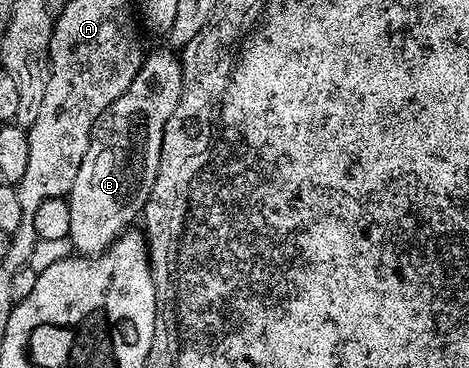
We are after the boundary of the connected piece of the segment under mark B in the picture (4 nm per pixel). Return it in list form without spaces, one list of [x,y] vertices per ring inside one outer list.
[[[162,47],[144,55],[141,70],[137,70],[137,78],[129,82],[129,90],[125,90],[117,102],[108,106],[91,128],[89,150],[85,150],[81,170],[77,170],[77,179],[73,181],[66,197],[69,202],[69,239],[78,255],[97,256],[104,252],[118,236],[134,225],[131,224],[134,220],[136,223],[140,219],[143,207],[147,205],[153,182],[157,178],[165,122],[169,122],[173,110],[177,110],[183,85],[182,59],[170,47]]]

